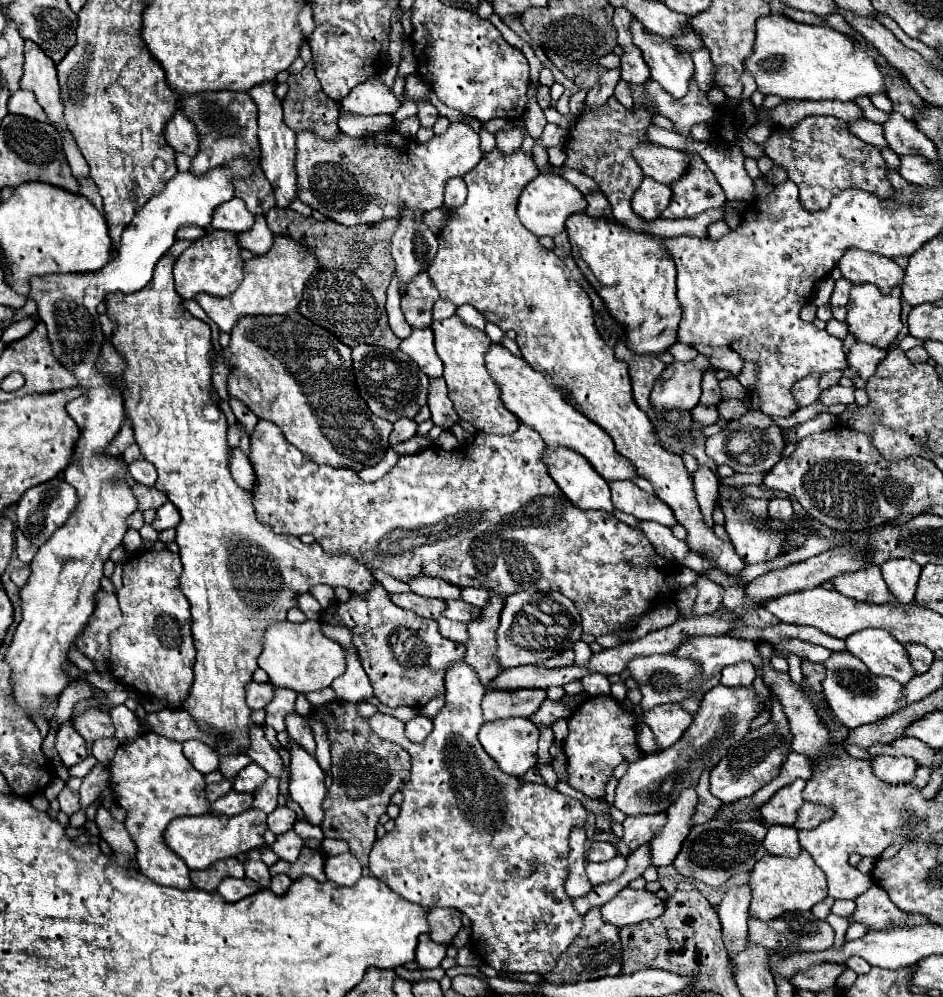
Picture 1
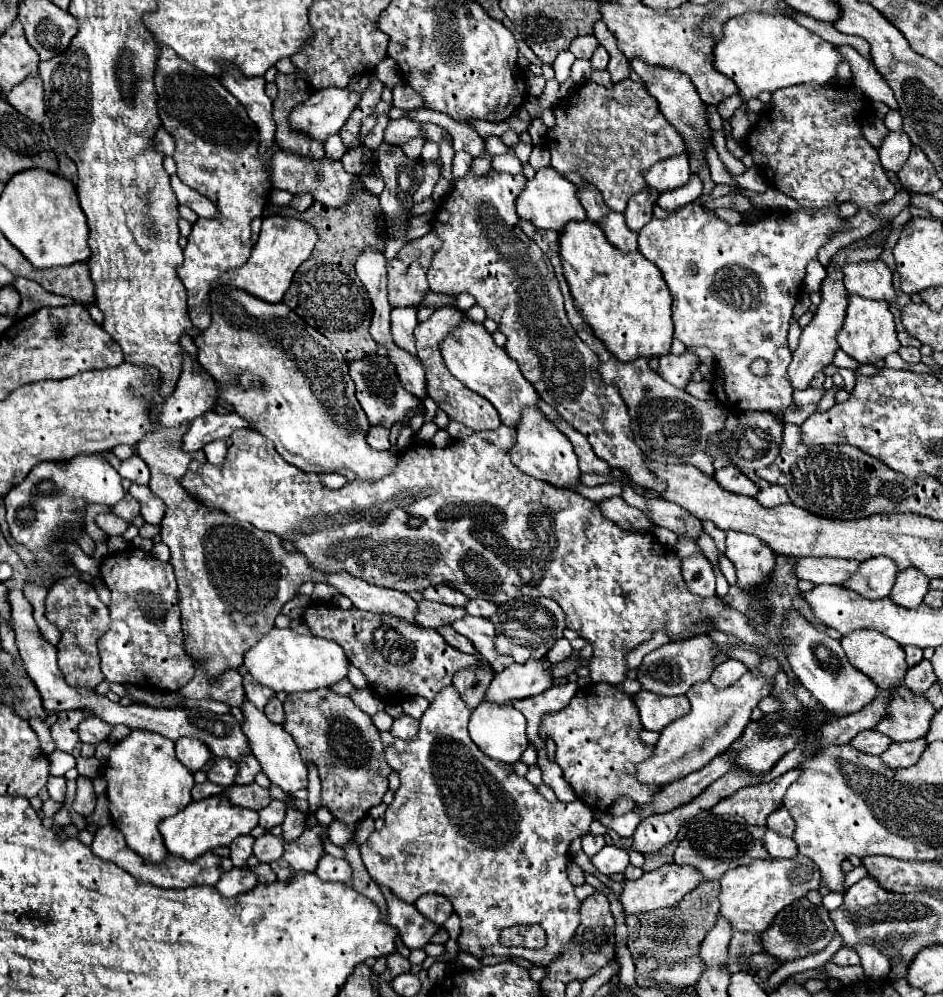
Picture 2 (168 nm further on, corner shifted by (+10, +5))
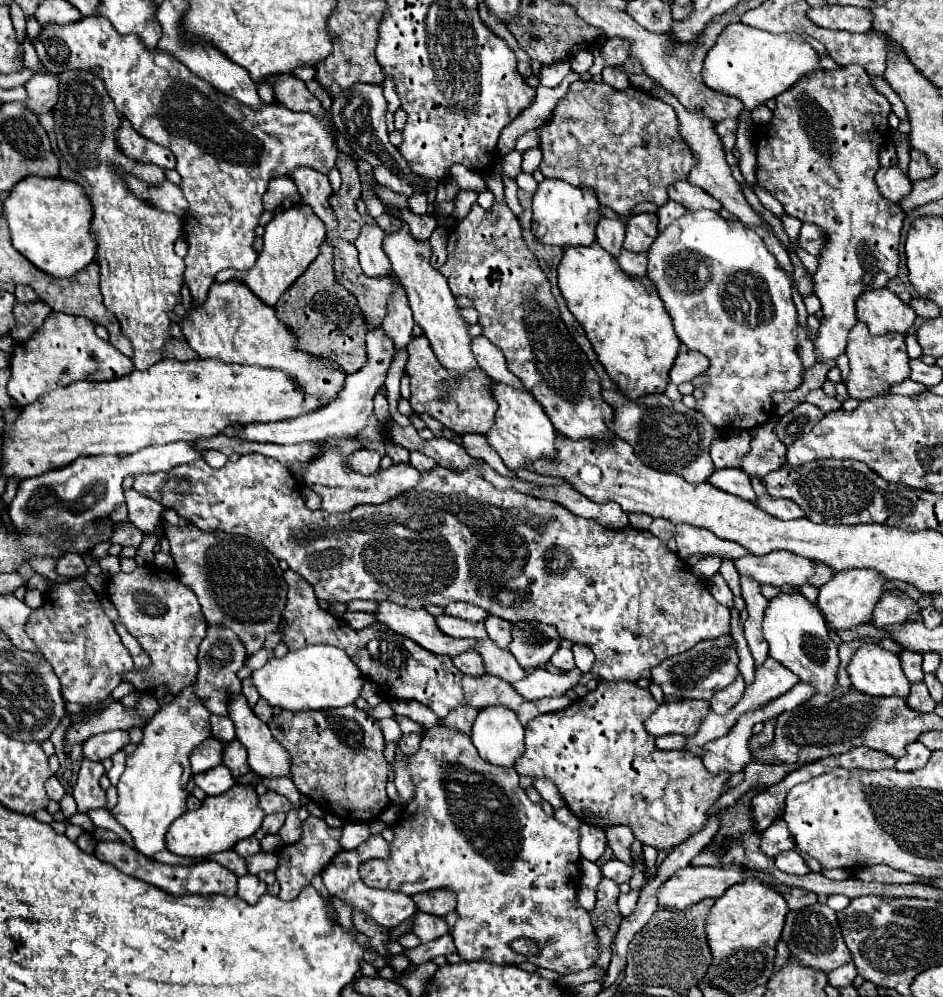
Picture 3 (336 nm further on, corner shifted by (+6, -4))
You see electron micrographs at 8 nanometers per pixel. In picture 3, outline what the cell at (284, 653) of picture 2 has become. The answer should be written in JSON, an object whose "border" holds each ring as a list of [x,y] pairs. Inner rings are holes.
{"border":[[[319,644],[301,650],[289,650],[283,658],[269,658],[263,668],[251,674],[251,680],[261,698],[265,698],[273,708],[301,712],[353,704],[359,698],[365,678],[341,648]]]}

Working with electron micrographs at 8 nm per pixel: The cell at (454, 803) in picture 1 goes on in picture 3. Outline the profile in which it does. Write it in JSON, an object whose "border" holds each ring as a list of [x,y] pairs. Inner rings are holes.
{"border":[[[441,722],[431,726],[429,730],[425,730],[423,740],[421,740],[421,748],[417,754],[407,756],[405,758],[405,766],[413,778],[415,784],[415,792],[411,796],[411,800],[405,804],[405,812],[401,816],[401,820],[393,826],[393,842],[389,858],[373,858],[373,860],[365,860],[359,866],[359,874],[361,880],[371,886],[371,888],[385,888],[385,890],[397,890],[403,892],[407,896],[419,894],[419,892],[433,892],[433,890],[451,890],[457,894],[457,924],[453,928],[453,940],[455,940],[455,948],[457,954],[471,962],[471,960],[485,960],[485,962],[495,962],[495,964],[521,964],[521,962],[529,962],[527,956],[515,954],[509,948],[509,942],[515,938],[531,938],[539,944],[541,952],[537,956],[531,956],[531,964],[539,966],[539,968],[549,968],[561,976],[571,974],[571,972],[579,972],[579,970],[587,970],[593,966],[595,956],[597,956],[597,938],[593,934],[593,926],[591,926],[591,918],[589,912],[577,902],[577,884],[581,880],[581,872],[579,872],[579,840],[581,840],[581,832],[579,828],[569,828],[565,824],[561,824],[559,820],[555,820],[555,816],[547,816],[541,808],[541,804],[535,804],[527,798],[525,790],[521,790],[519,786],[519,774],[515,768],[503,768],[503,766],[495,766],[485,762],[479,754],[477,748],[471,742],[471,736],[465,732],[455,732],[455,728],[445,728]]]}

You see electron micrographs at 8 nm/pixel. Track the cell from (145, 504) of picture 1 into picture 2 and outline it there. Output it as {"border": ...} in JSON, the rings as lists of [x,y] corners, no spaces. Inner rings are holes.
{"border":[[[127,493],[125,499],[123,499],[121,503],[117,503],[117,505],[111,509],[111,513],[119,515],[123,521],[127,521],[127,523],[131,525],[133,519],[139,515],[139,503],[137,503],[137,501]]]}

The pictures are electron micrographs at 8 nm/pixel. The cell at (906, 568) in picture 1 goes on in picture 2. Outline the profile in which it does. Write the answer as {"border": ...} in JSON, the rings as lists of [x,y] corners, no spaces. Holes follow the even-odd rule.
{"border":[[[871,557],[859,565],[859,571],[847,579],[841,587],[851,589],[867,599],[883,599],[889,595],[895,583],[897,565],[889,557]]]}

